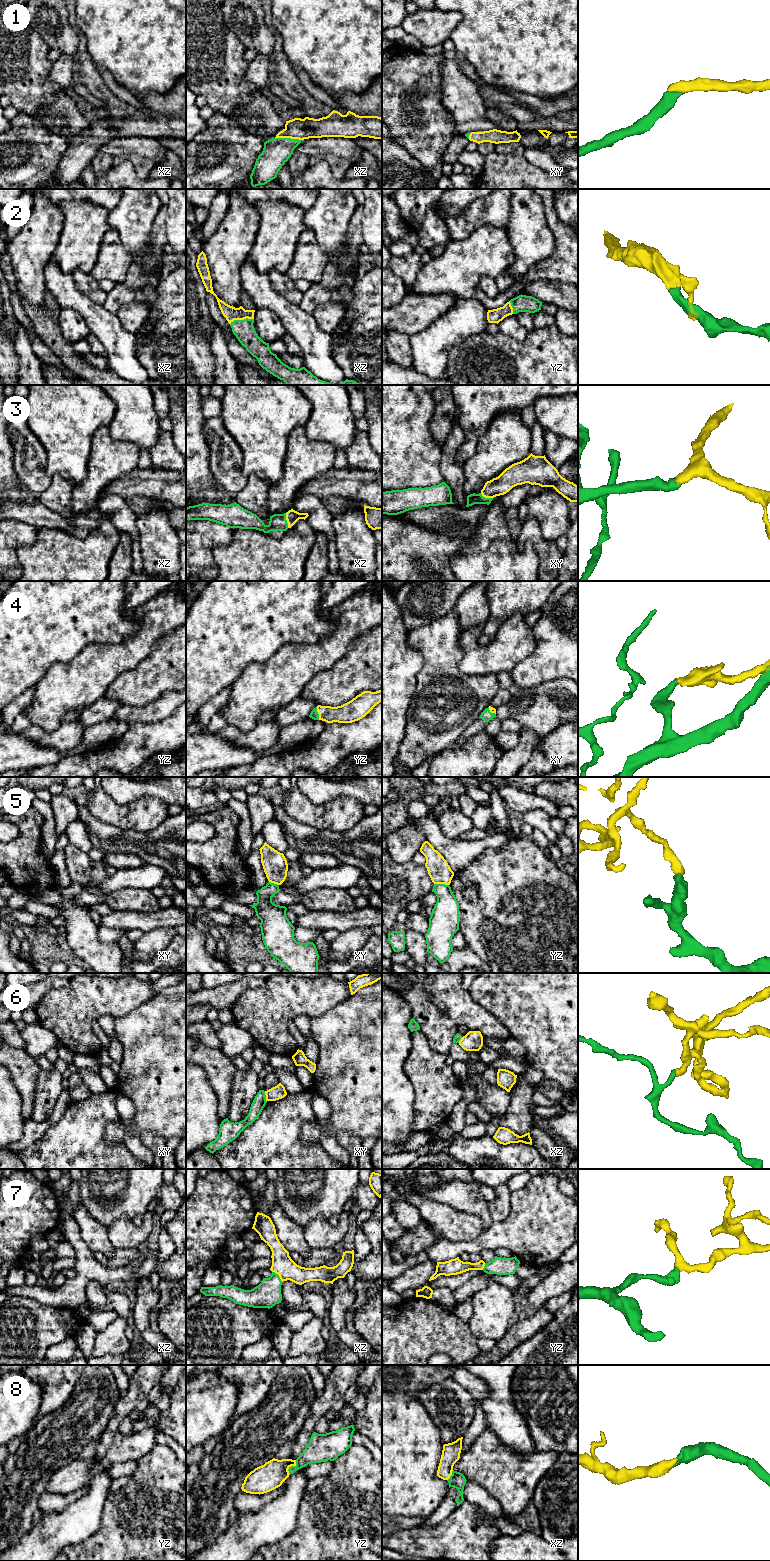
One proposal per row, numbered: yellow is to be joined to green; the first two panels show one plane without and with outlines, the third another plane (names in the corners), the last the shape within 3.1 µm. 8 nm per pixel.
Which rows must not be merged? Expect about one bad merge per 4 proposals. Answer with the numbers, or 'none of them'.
5, 6

